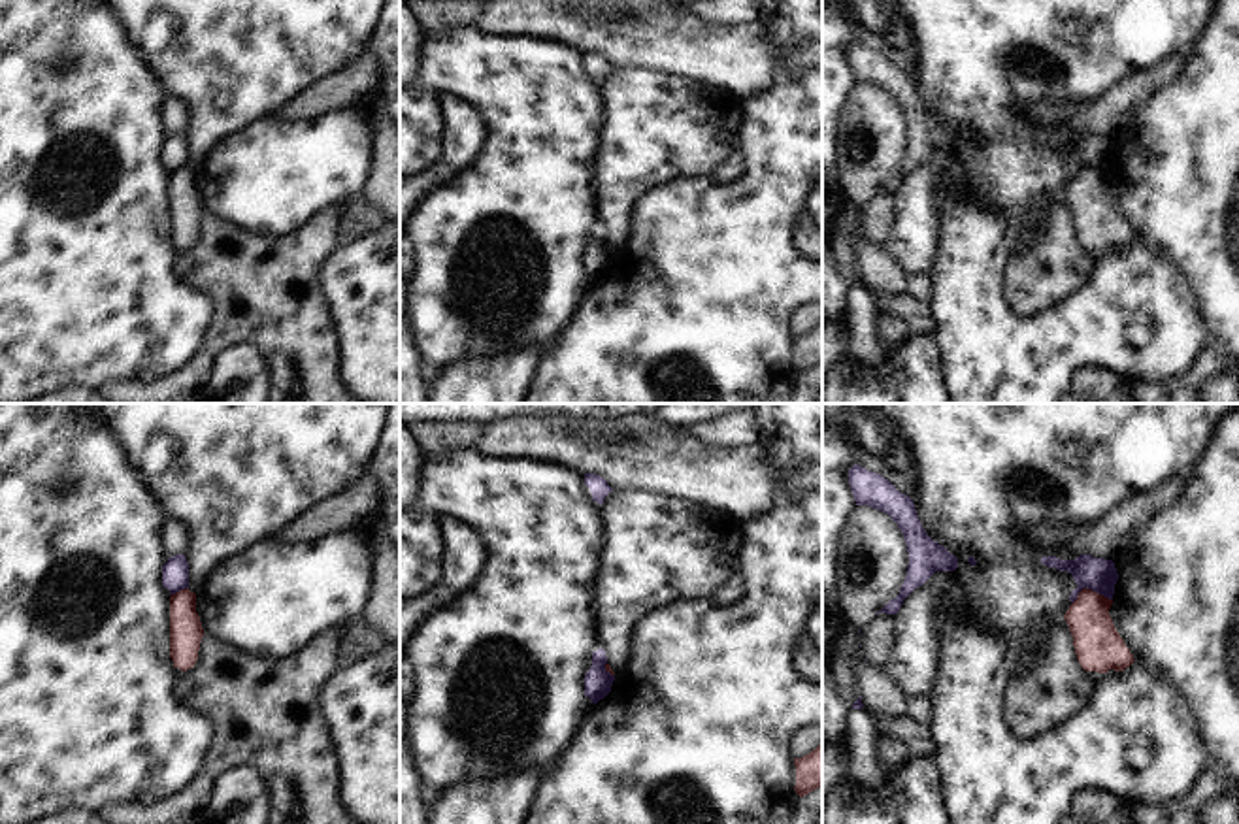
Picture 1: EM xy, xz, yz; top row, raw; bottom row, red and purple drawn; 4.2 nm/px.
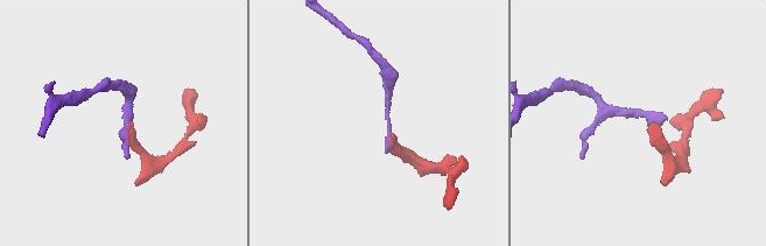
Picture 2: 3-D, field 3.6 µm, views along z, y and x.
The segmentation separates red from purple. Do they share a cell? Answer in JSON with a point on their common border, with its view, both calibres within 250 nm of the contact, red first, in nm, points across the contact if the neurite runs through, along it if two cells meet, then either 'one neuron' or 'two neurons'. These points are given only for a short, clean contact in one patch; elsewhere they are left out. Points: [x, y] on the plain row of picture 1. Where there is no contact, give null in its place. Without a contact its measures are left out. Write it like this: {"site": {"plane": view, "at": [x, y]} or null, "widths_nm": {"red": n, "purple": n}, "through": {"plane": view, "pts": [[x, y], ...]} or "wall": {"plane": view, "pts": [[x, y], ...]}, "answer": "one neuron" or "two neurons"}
{"site": {"plane": "yz", "at": [1089, 166]}, "widths_nm": {"red": 200, "purple": 140}, "wall": {"plane": "yz", "pts": [[1111, 178], [1083, 166], [1072, 181]]}, "answer": "two neurons"}

